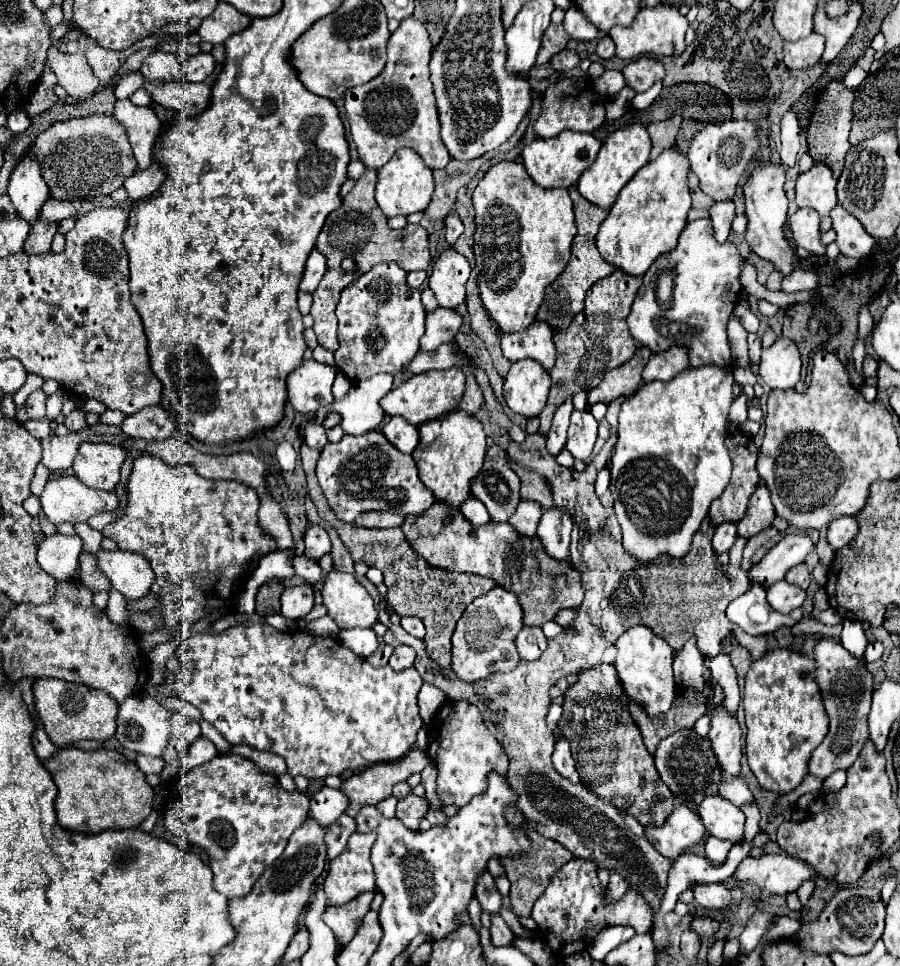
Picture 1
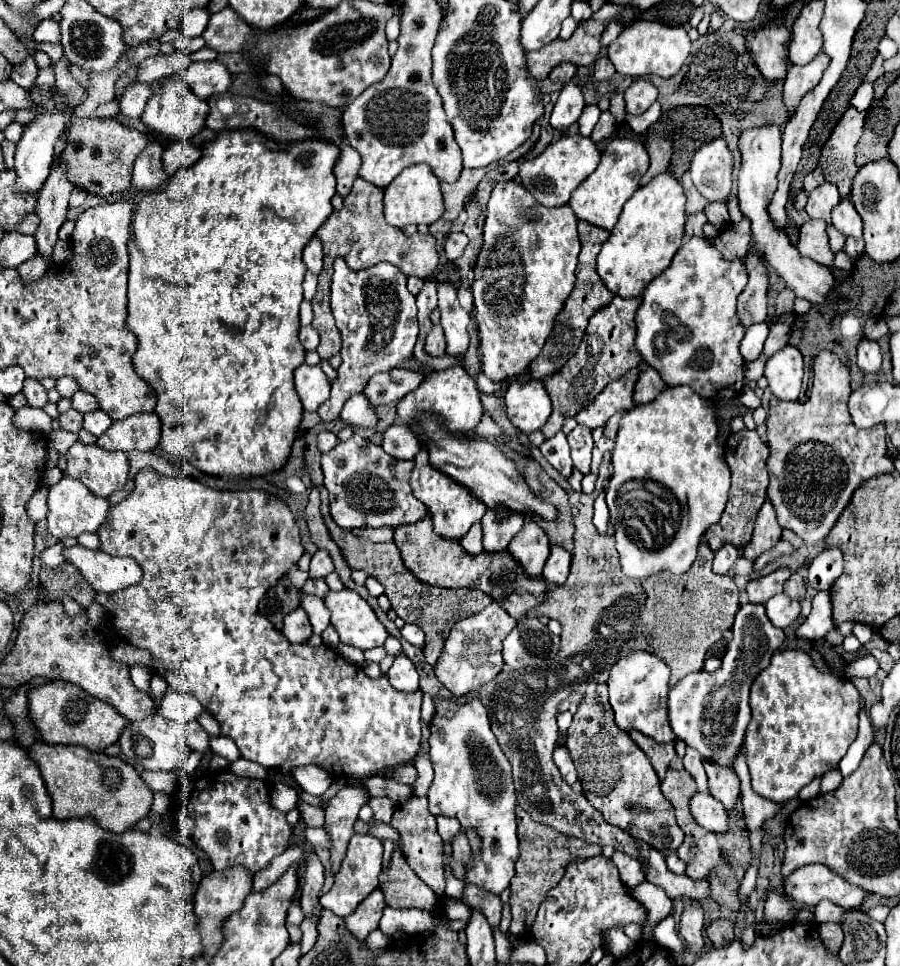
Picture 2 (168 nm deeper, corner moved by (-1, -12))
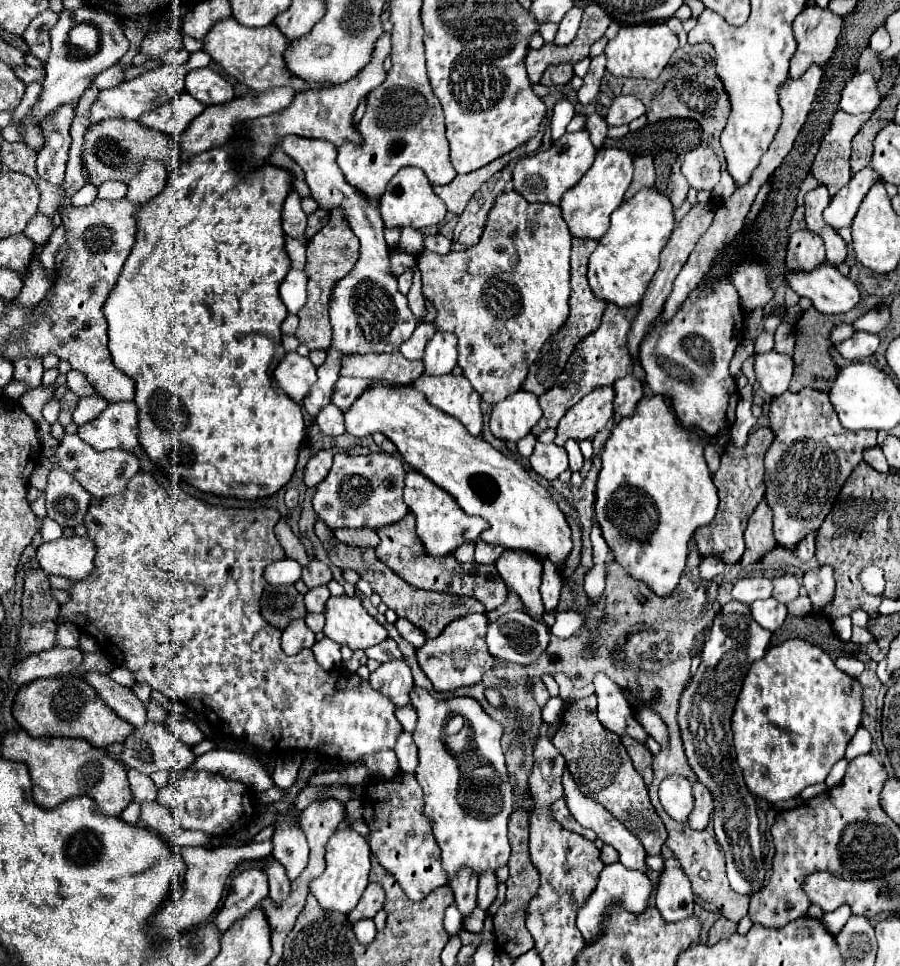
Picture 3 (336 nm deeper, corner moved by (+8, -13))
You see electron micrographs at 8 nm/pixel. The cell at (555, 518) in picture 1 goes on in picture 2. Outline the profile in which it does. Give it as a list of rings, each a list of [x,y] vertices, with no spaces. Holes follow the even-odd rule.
[[[551,546],[551,554],[543,566],[543,578],[549,584],[563,584],[569,574],[571,554],[561,546]]]

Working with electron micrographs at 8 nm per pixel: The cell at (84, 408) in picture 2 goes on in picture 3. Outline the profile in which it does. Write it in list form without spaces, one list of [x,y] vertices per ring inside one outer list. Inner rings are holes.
[[[70,369],[66,377],[68,377],[68,389],[72,389],[76,395],[80,395],[80,397],[94,395],[94,387],[88,383],[88,379],[80,371]]]

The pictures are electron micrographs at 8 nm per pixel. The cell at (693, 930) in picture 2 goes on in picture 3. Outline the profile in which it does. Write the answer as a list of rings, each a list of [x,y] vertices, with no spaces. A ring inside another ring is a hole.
[[[674,855],[664,857],[664,869],[656,889],[656,907],[666,921],[680,921],[694,911],[694,893]]]

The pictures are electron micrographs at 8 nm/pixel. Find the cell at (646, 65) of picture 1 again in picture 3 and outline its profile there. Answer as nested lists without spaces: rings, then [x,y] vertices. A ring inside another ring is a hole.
[[[626,95],[626,97],[616,97],[606,113],[606,123],[608,127],[614,127],[614,125],[628,125],[630,121],[634,121],[636,117],[644,115],[646,109],[642,105],[640,99],[632,97],[632,95]]]

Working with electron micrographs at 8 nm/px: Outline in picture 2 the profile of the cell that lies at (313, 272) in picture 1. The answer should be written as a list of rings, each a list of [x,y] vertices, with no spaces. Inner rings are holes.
[[[313,238],[309,242],[309,246],[305,246],[303,262],[305,262],[309,272],[313,272],[315,276],[321,274],[321,270],[323,270],[323,248],[321,248],[321,240],[319,238]]]

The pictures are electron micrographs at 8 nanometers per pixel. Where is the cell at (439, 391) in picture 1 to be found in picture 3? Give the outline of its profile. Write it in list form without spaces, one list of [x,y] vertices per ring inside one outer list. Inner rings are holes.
[[[448,373],[440,377],[420,377],[416,383],[412,383],[412,387],[424,391],[426,399],[436,409],[458,419],[468,433],[482,433],[484,417],[480,409],[480,395],[464,375]]]

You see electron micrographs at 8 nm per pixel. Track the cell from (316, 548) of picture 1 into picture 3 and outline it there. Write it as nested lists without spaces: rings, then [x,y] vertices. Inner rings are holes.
[[[312,559],[304,569],[302,569],[302,581],[314,589],[314,587],[320,587],[320,585],[328,585],[332,581],[332,571],[326,563],[318,561],[318,559]]]

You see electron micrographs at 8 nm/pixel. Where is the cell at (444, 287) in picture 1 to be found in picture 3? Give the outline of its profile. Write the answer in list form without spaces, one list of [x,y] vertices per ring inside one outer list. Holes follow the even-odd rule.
[[[436,333],[426,345],[422,375],[446,375],[456,367],[456,337],[452,333]]]

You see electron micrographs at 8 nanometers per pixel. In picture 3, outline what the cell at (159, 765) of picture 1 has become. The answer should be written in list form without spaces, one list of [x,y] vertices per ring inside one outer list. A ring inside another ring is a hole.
[[[128,769],[128,783],[130,783],[130,791],[132,791],[132,799],[136,803],[152,803],[156,801],[156,785],[152,785],[152,779],[136,769]]]

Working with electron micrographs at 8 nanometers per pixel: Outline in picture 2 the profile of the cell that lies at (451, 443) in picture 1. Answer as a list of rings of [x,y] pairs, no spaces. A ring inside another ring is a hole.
[[[421,452],[421,454],[415,456],[415,468],[413,468],[413,478],[411,478],[411,488],[417,494],[417,498],[421,502],[425,502],[425,506],[429,508],[435,532],[439,536],[447,536],[451,540],[463,538],[469,532],[471,524],[479,522],[483,518],[485,510],[487,510],[487,506],[479,498],[475,498],[465,486],[457,484],[447,474],[439,472],[437,468],[433,468],[431,462],[429,462],[429,452]]]

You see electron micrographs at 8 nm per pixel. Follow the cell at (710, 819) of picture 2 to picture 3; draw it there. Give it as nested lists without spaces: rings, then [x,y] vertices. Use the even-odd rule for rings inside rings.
[[[668,775],[660,783],[660,803],[676,819],[686,821],[692,811],[692,783],[682,775]]]

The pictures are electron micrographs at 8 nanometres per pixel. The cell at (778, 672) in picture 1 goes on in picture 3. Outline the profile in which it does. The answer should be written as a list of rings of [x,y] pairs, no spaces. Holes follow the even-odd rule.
[[[786,639],[784,643],[770,647],[766,655],[748,669],[732,715],[736,761],[748,789],[756,797],[776,803],[794,799],[808,785],[822,783],[832,765],[844,757],[850,739],[860,727],[862,709],[864,701],[858,679],[836,669],[836,661],[826,651],[804,639]]]

